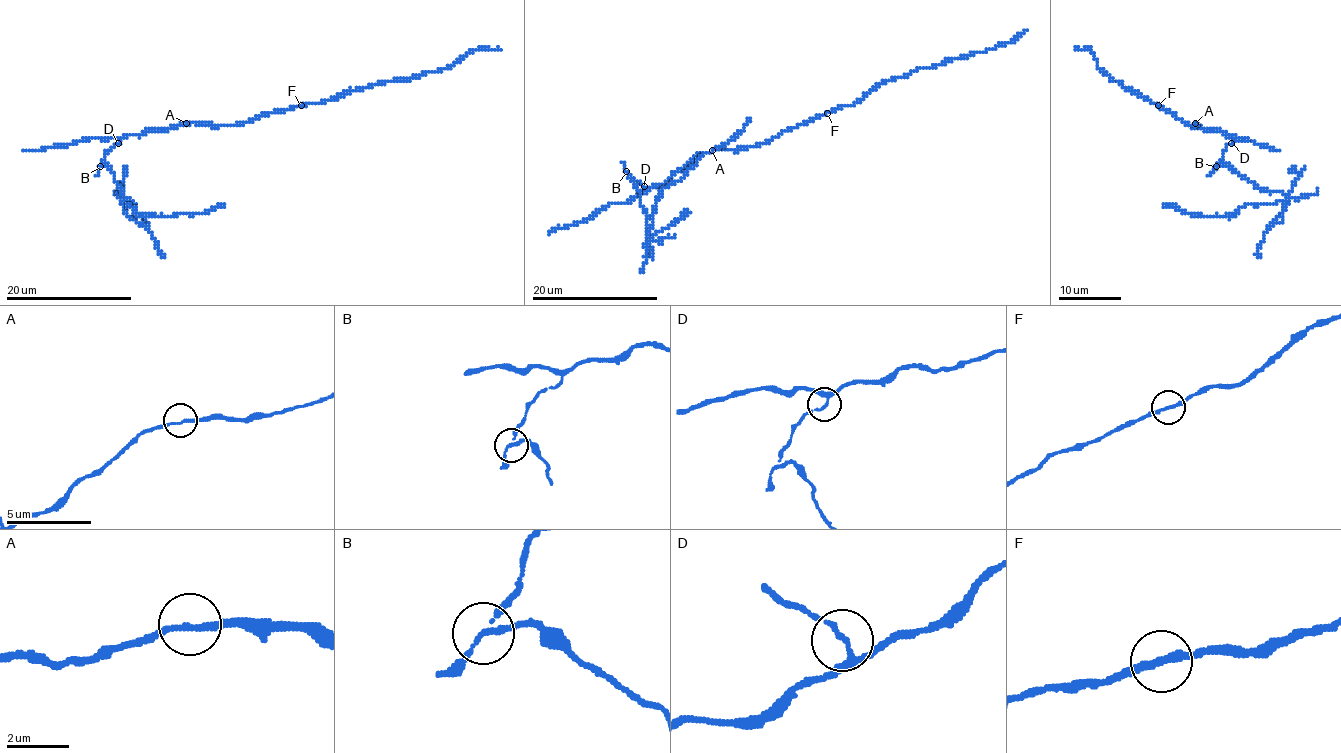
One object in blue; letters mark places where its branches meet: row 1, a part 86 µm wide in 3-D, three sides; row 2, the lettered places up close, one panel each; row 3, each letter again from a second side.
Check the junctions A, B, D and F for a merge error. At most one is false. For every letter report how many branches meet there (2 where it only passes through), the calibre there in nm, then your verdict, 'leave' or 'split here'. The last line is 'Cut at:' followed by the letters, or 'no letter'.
A: branches 2; calibre 180 nm; leave
B: branches 3; calibre 140 nm; split here
D: branches 3; calibre 140 nm; leave
F: branches 2; calibre 220 nm; leave
Cut at: B

